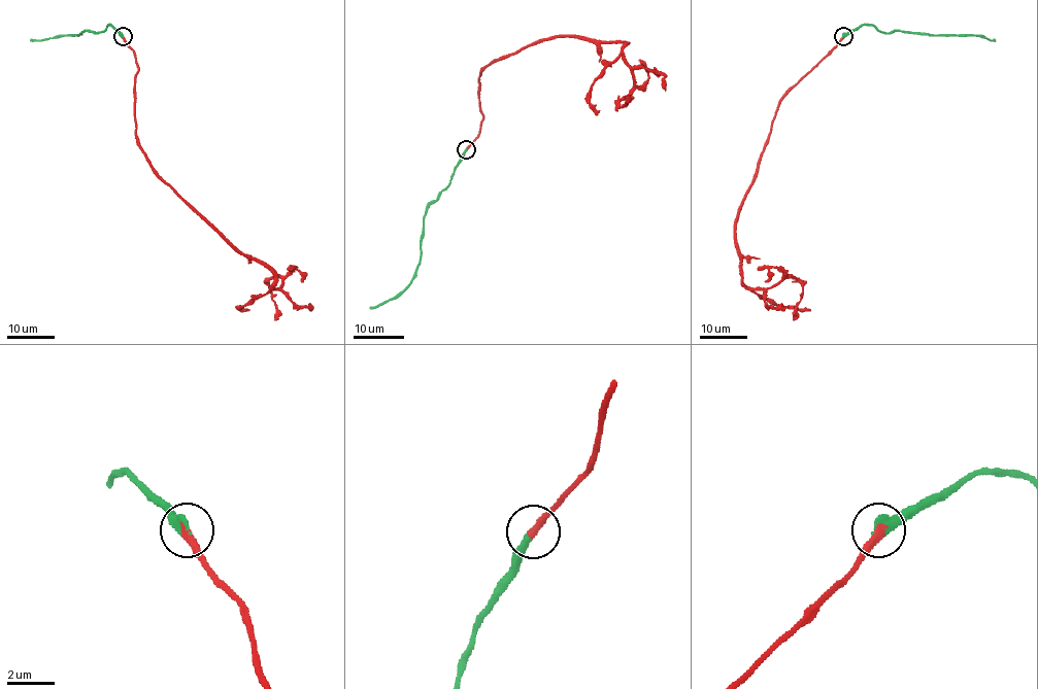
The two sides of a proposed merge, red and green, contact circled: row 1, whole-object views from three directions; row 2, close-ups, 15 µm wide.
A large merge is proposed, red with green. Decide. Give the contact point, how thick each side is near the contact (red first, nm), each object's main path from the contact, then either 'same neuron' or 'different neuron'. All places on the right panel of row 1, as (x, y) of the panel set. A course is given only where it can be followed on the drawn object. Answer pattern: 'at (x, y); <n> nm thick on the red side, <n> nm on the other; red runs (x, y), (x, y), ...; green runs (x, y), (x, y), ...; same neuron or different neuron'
at (843, 36); 360 nm thick on the red side, 320 nm on the other; red runs (843, 35), (781, 100), (736, 220), (741, 280), (747, 286), (766, 287), (793, 277), (803, 293), (793, 320); green runs (843, 35), (863, 25), (872, 25), (885, 33), (902, 31), (977, 34), (993, 39); same neuron

